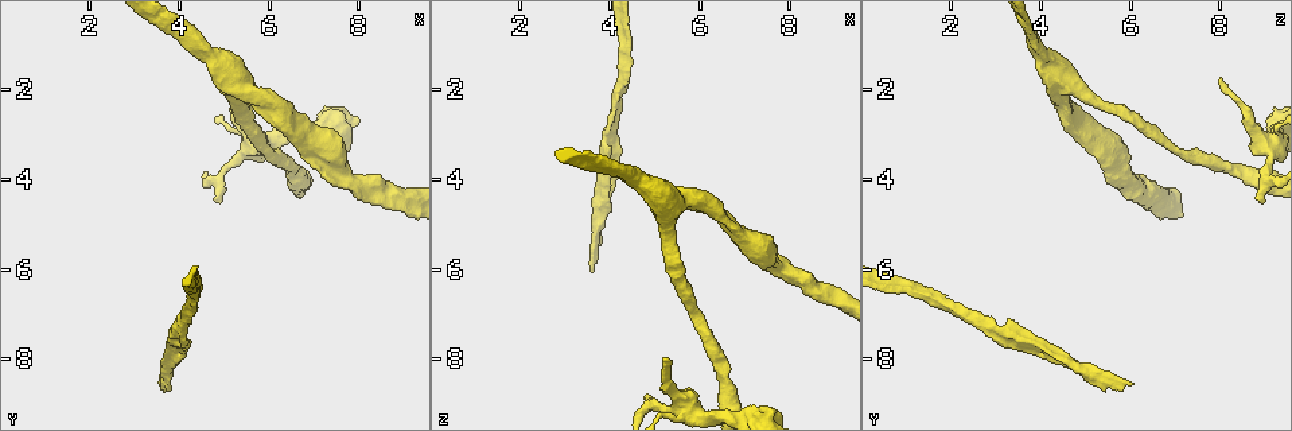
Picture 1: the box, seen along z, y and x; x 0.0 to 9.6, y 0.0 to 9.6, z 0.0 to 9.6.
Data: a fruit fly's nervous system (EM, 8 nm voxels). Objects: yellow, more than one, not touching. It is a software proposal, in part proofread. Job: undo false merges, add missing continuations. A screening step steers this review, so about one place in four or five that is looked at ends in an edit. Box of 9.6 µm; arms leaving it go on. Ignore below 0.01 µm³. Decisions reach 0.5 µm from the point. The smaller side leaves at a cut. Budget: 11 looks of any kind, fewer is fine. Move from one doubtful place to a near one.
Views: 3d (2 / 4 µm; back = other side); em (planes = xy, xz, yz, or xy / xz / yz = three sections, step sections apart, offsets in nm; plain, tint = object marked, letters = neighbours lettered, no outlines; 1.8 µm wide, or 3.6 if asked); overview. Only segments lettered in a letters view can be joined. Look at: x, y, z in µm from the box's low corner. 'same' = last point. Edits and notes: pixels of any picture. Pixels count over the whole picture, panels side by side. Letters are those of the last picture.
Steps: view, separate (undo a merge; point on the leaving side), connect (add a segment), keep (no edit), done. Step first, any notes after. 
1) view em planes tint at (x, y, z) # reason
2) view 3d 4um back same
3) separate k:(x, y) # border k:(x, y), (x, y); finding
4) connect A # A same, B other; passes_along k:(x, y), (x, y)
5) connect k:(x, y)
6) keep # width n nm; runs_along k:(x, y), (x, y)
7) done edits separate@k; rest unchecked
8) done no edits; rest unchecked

view 3d 4um at (4.15, 7.90, 3.75) # touches itself

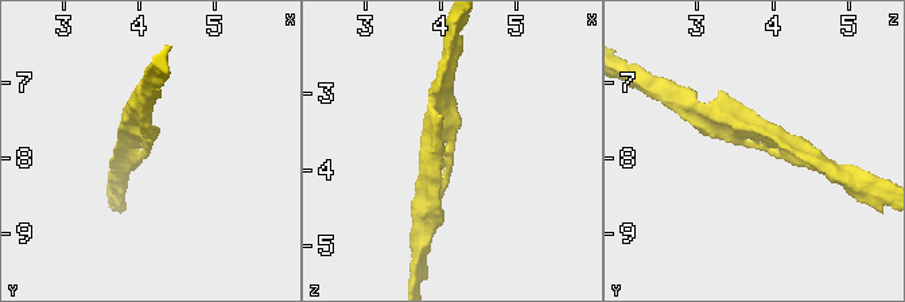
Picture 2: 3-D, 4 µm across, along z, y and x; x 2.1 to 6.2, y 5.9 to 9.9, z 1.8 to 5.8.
view em planes tint at (4.15, 7.90, 3.75) # shape alone is not enough

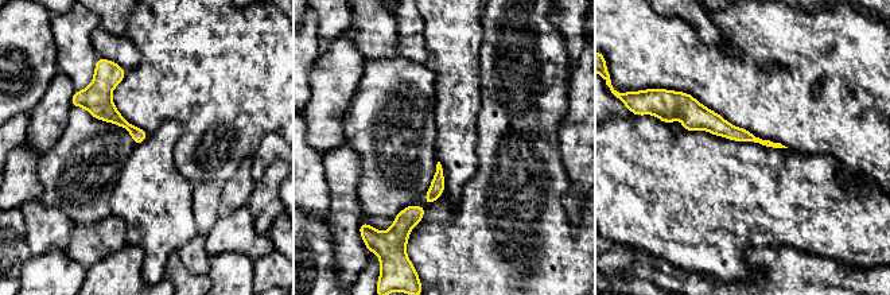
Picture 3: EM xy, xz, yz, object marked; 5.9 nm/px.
view em planes letters same

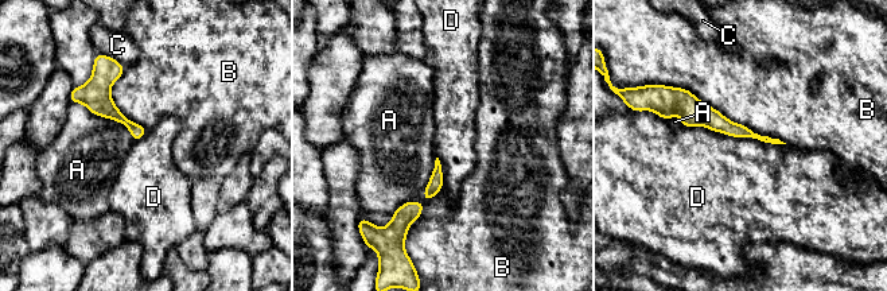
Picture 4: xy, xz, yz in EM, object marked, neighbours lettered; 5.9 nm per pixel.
keep # A other, B other, C other, D other; border 4:(683, 125), (785, 144); one cell here

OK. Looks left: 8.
view em xy step 16 tint at (5.80, 3.15, 9.15) # four-way junction

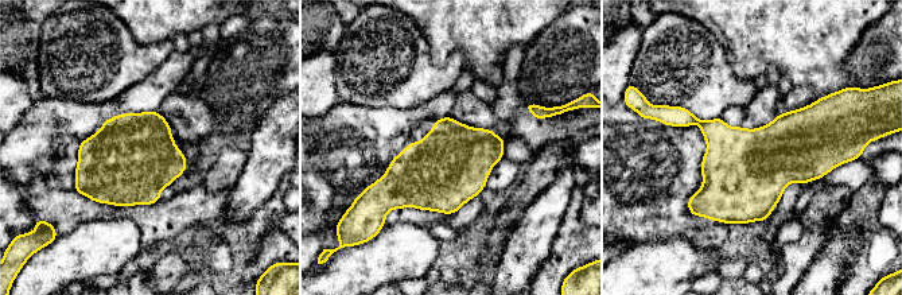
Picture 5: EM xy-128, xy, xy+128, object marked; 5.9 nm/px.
view em planes letters same # another direction

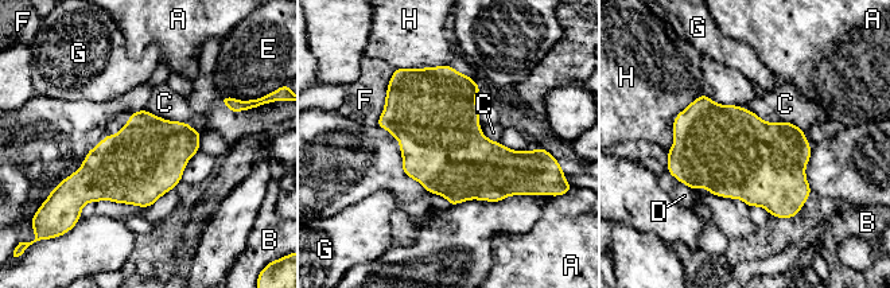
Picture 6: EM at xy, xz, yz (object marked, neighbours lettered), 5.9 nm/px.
keep # A other, B other, C other, D other, E other, F other, G other, H other; border 6:(739, 106), (803, 129); continuous, no second cell

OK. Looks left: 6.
view 3d 4um at (4.05, 0.65, 3.75) # sudden change in width

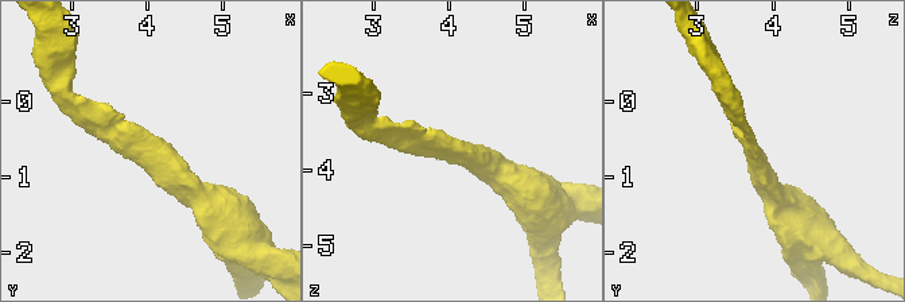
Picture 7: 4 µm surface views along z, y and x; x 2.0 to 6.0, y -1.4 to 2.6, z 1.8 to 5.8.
view em planes letters at (4.00, 0.60, 3.75)

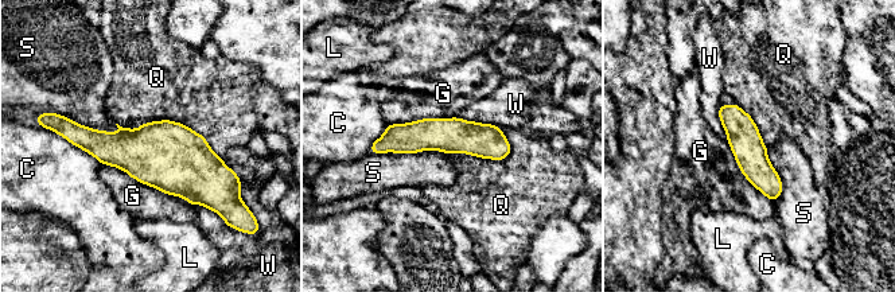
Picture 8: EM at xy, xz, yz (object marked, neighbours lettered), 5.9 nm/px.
keep # width 200 nm; C other, G other, L other, Q other, S other, W other; one cell here

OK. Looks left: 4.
view 3d 2um at (3.60, 8.60, 6.05) # branch stops here

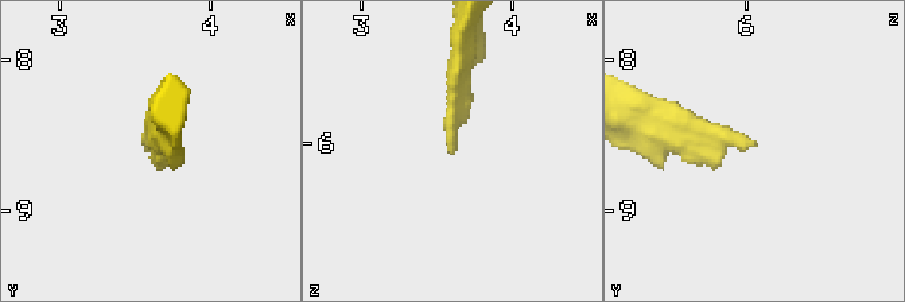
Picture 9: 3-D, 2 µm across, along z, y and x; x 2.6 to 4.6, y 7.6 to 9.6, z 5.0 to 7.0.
view em planes tint at (3.58, 8.58, 6.06)

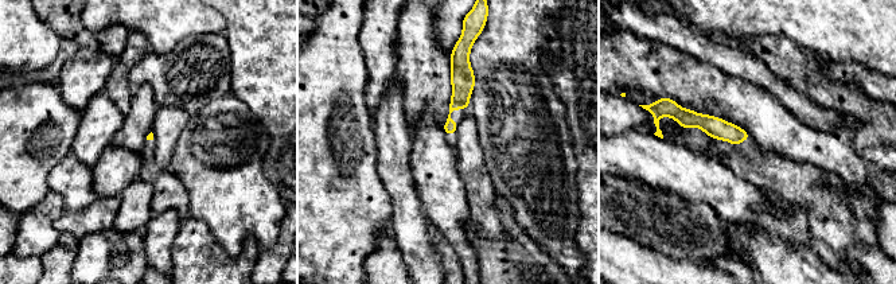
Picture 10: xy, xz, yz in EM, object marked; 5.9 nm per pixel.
view em planes letters same # what lies round it

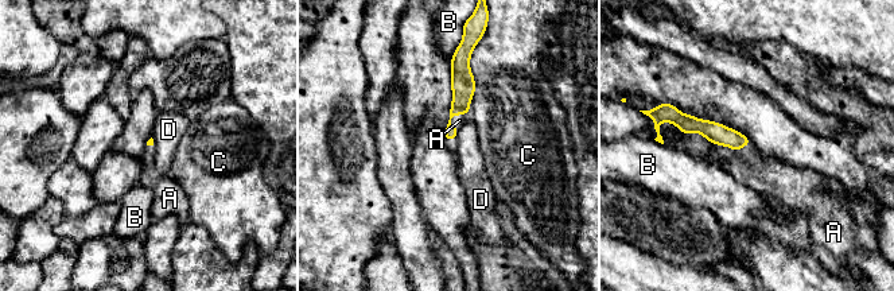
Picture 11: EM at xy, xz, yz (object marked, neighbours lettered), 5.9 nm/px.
connect A # A same, B other, C other, D other; passes_along 11:(462, 81), (457, 115), (459, 120); it goes on there

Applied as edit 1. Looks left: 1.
done edits connect@11; rest unchecked

